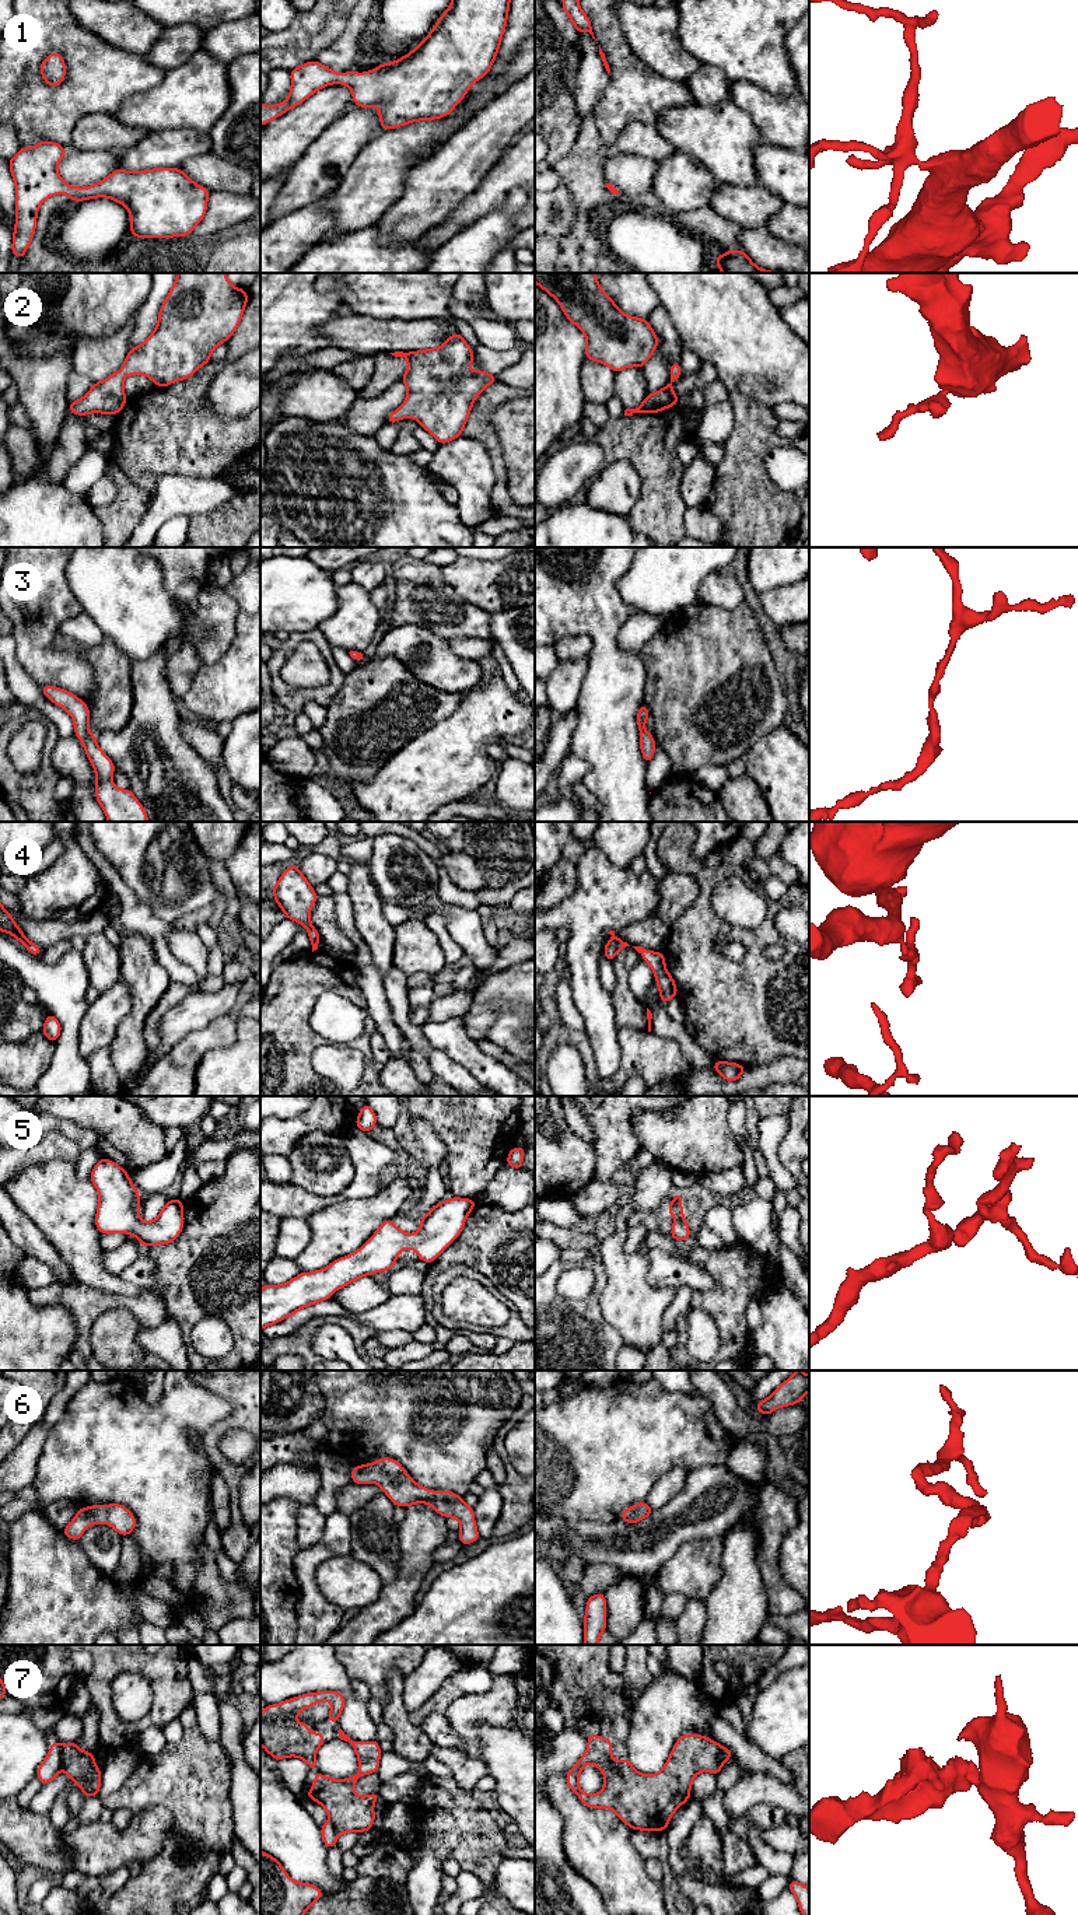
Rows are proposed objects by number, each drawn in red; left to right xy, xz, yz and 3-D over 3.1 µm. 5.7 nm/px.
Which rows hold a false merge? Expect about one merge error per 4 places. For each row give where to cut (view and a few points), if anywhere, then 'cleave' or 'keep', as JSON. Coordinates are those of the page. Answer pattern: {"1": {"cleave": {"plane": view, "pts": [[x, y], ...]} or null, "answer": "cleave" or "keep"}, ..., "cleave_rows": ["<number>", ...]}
{"1": {"cleave": null, "answer": "keep"}, "2": {"cleave": null, "answer": "keep"}, "3": {"cleave": null, "answer": "keep"}, "4": {"cleave": null, "answer": "keep"}, "5": {"cleave": null, "answer": "keep"}, "6": {"cleave": null, "answer": "keep"}, "7": {"cleave": {"plane": "xy", "pts": [[60, 1746], [62, 1768]]}, "answer": "cleave"}, "cleave_rows": ["7"]}

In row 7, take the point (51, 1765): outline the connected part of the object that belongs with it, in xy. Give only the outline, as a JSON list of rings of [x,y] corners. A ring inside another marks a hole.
[[[55,1740],[52,1747],[48,1750],[46,1758],[38,1767],[36,1776],[43,1785],[46,1785],[56,1778],[60,1769],[62,1769],[62,1744],[57,1740]]]

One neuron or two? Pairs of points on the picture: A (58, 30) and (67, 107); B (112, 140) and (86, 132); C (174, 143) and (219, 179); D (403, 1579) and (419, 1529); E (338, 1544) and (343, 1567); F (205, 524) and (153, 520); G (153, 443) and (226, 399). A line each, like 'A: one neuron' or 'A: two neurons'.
A: one neuron
B: one neuron
C: two neurons
D: one neuron
E: two neurons
F: two neurons
G: two neurons

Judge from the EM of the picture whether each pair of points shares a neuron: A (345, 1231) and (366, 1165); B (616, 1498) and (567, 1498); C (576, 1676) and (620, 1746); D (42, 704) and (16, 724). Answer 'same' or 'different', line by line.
A: different
B: same
C: same
D: different

